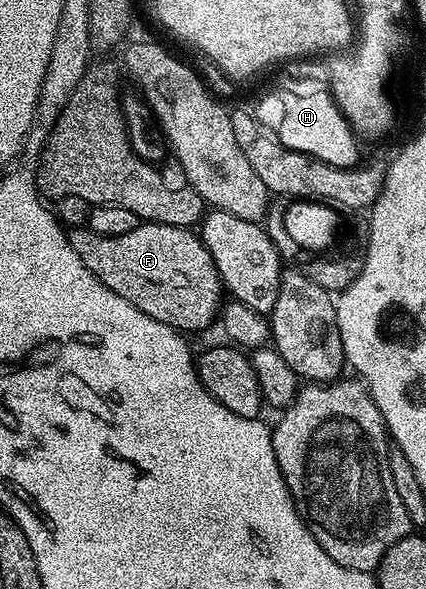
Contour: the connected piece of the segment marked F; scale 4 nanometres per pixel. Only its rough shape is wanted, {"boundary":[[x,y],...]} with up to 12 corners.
{"boundary":[[69,228],[79,262],[177,329],[218,319],[221,275],[193,228]]}

